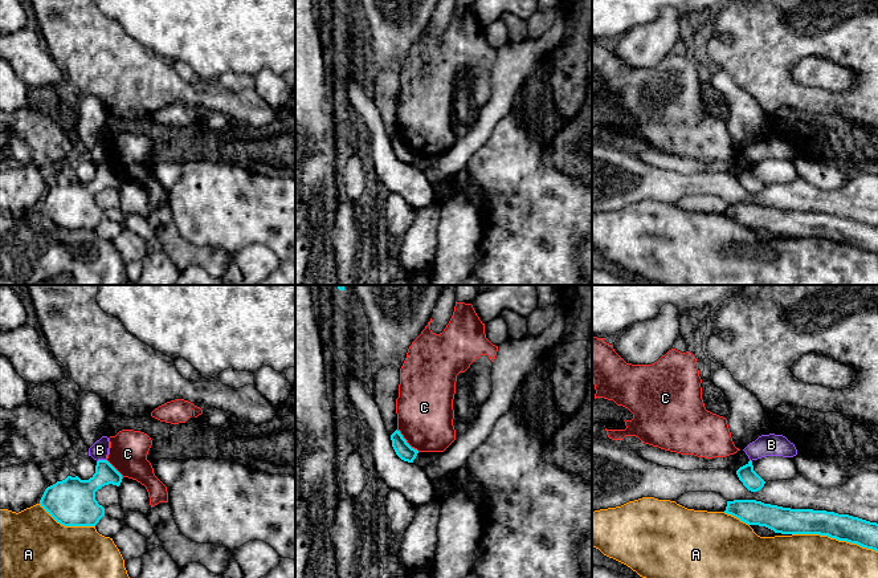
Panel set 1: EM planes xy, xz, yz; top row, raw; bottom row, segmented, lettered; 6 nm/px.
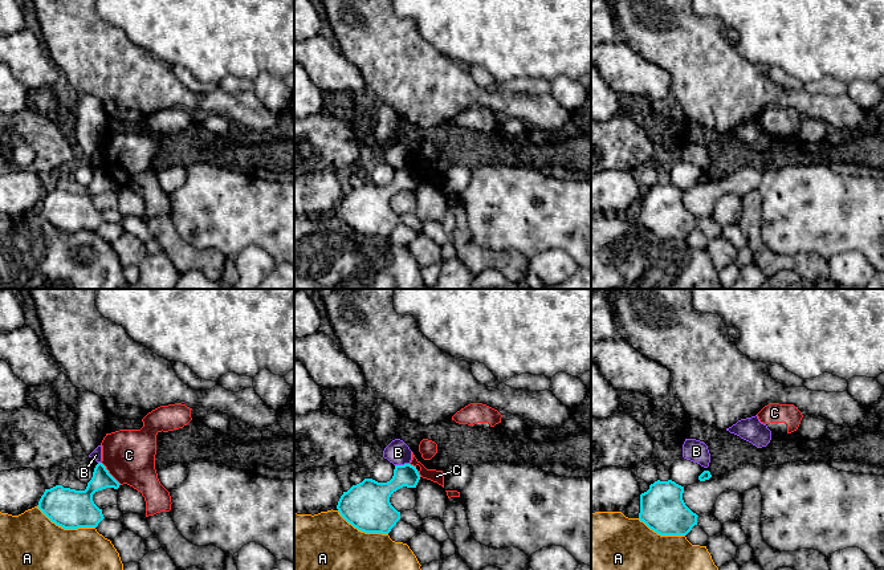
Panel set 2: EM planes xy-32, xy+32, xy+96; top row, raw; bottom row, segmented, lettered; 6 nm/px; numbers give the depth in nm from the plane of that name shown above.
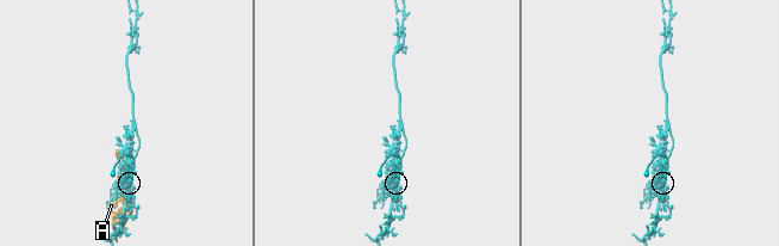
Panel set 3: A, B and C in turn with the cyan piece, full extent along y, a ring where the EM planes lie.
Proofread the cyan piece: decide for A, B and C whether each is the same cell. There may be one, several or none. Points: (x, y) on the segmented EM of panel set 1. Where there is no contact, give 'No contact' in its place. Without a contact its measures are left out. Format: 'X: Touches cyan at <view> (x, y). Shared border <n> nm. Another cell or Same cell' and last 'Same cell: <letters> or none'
A: Touches cyan at yz (834, 537). Shared border 550 nm. Another cell
B: Touches cyan at xy (101, 460). Shared border 60 nm. Another cell
C: Touches cyan at xz (405, 442). Shared border 190 nm. Another cell
Same cell: none

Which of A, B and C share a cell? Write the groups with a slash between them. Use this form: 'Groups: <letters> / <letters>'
Groups: A / B / C

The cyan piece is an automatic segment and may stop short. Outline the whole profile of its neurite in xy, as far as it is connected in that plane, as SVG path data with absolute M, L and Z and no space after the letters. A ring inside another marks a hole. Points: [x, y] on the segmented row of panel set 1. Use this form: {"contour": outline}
{"contour": "M98 460L89 480L68 476L57 481L45 489L40 505L64 526L95 526L105 516L95 492L109 484L119 487L122 479L107 460Z"}

